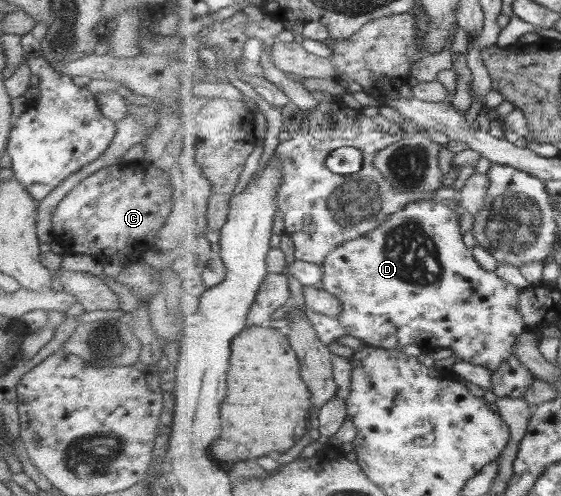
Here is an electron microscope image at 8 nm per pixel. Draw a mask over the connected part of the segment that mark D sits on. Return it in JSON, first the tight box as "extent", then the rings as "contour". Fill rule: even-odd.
{"extent":[322,199,528,372],"contour":[[[428,199],[409,203],[403,210],[392,214],[387,222],[378,226],[375,230],[368,232],[366,235],[361,235],[361,238],[348,240],[345,244],[336,248],[327,257],[322,266],[324,268],[323,288],[327,292],[334,294],[342,302],[343,310],[338,319],[346,327],[347,334],[360,339],[370,347],[399,349],[400,347],[414,344],[421,348],[423,352],[438,348],[449,348],[454,354],[459,355],[463,361],[477,366],[484,366],[494,372],[500,367],[502,360],[507,360],[507,357],[515,354],[517,340],[528,329],[526,320],[518,308],[522,288],[517,288],[515,284],[499,278],[495,272],[488,271],[479,264],[479,261],[475,258],[474,249],[467,248],[465,242],[463,242],[458,212],[451,209],[443,201]]]}

